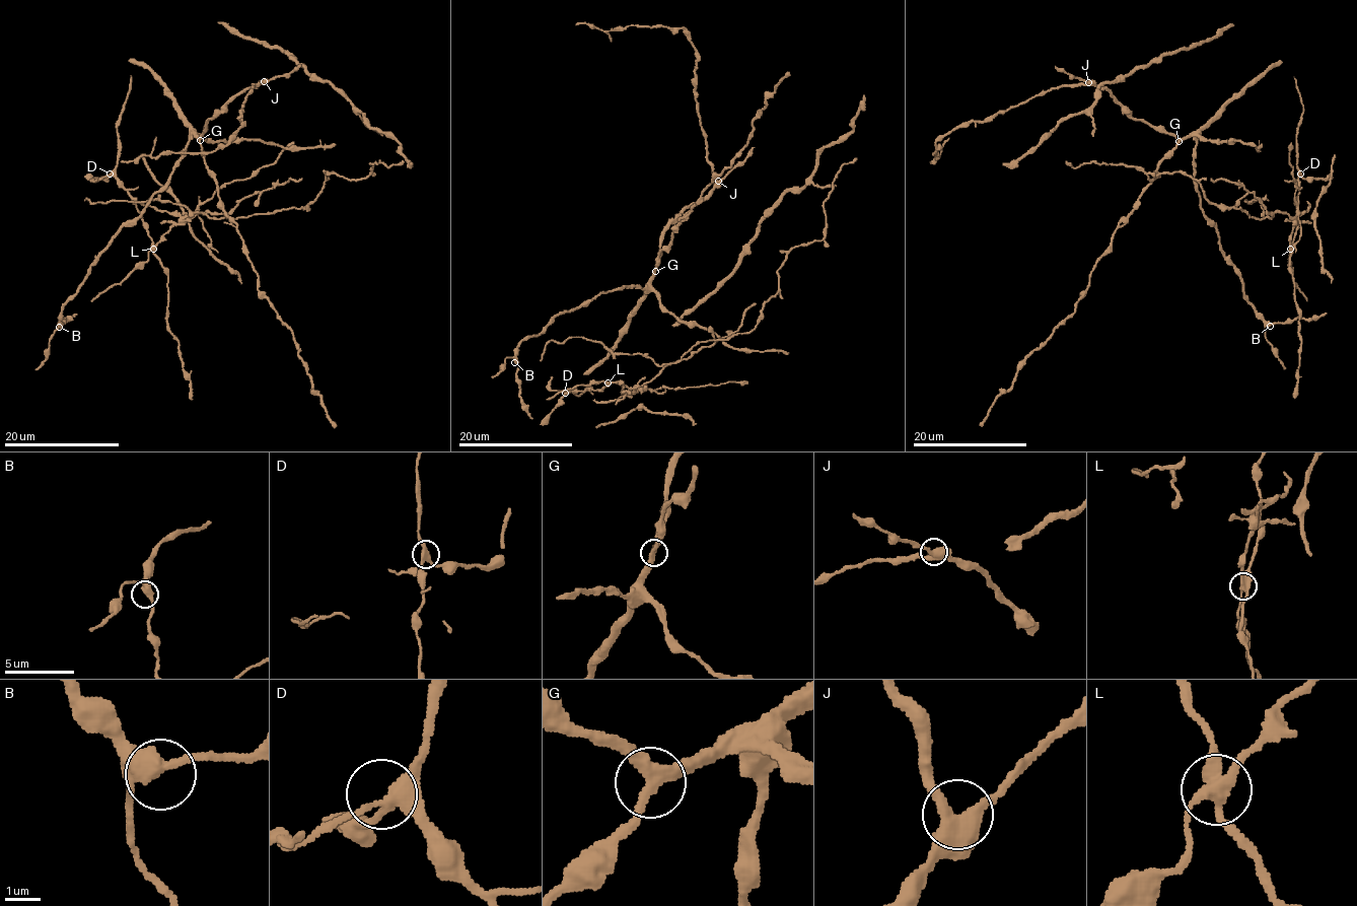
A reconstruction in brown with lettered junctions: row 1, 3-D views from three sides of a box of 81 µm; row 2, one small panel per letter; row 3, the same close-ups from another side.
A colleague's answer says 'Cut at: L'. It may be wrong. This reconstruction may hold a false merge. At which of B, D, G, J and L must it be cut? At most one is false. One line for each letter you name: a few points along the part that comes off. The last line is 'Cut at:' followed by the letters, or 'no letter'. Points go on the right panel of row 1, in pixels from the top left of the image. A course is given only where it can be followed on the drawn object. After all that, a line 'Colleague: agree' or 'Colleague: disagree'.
L: (1290, 248), (1293, 218), (1211, 204), (1176, 172), (1152, 180), (1134, 166), (1065, 162)
Cut at: L
Colleague: agree

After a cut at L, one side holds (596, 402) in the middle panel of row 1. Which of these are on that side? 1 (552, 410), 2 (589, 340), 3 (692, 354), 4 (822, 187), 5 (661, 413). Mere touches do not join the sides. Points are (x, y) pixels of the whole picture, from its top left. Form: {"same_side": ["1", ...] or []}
{"same_side": ["2", "3"]}

